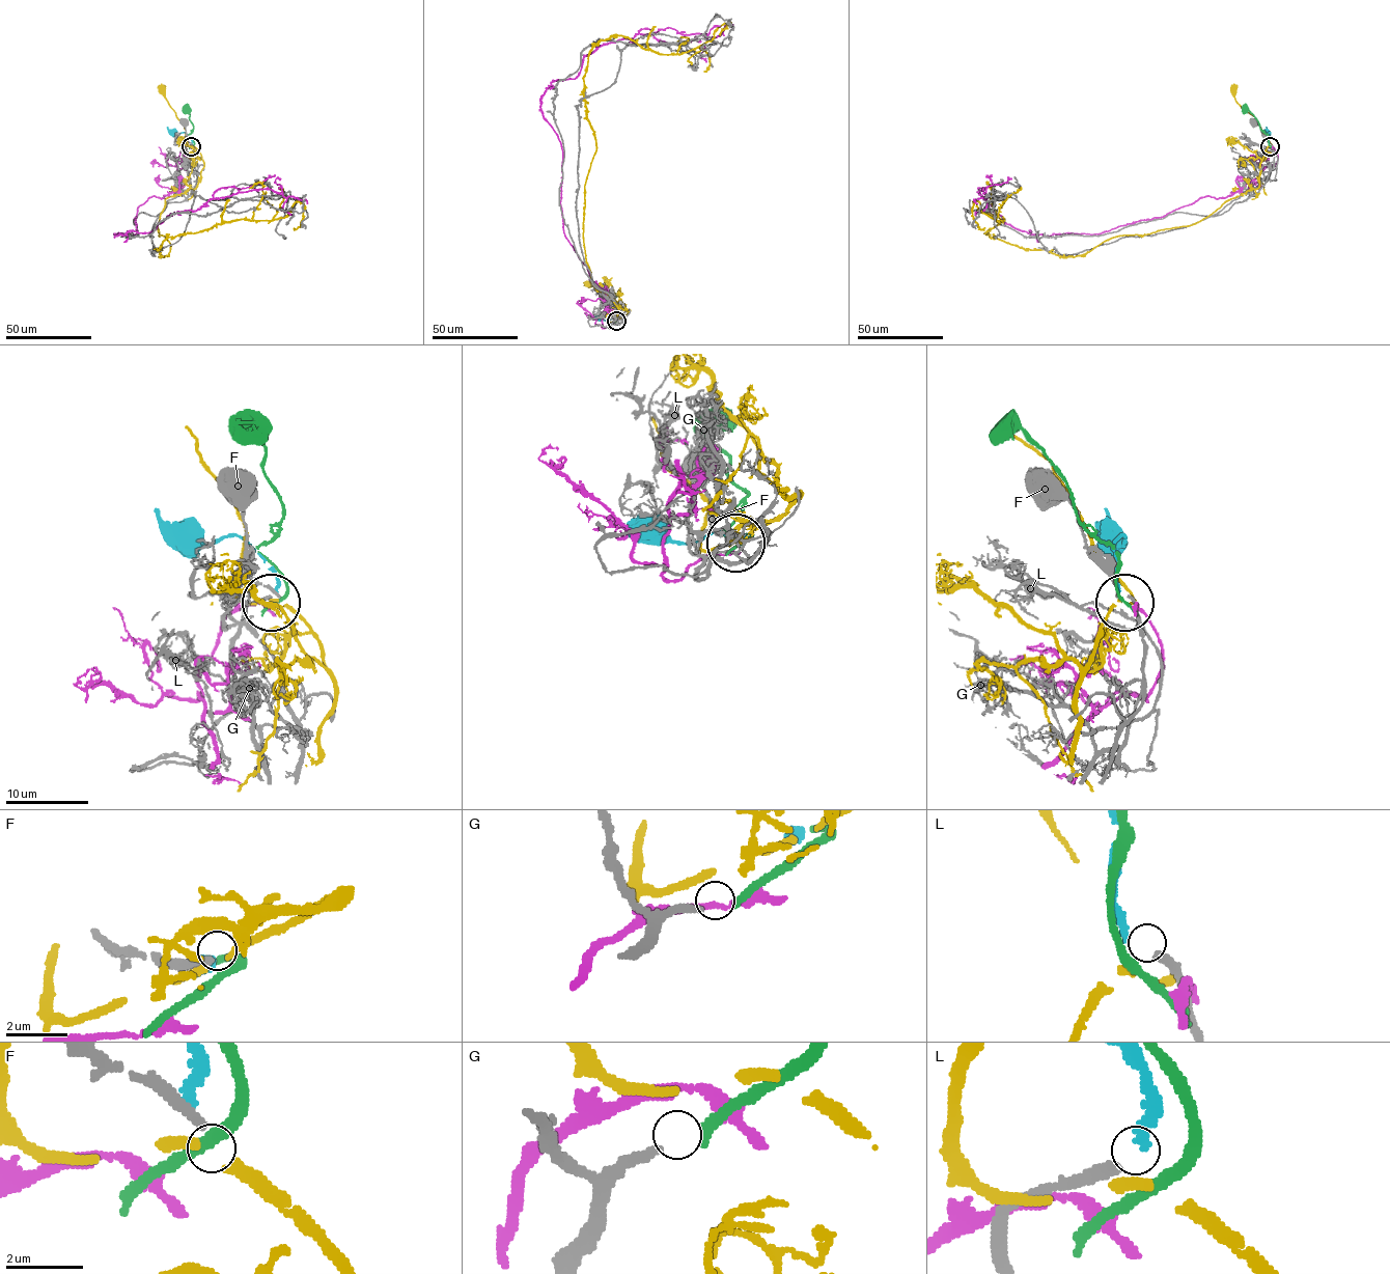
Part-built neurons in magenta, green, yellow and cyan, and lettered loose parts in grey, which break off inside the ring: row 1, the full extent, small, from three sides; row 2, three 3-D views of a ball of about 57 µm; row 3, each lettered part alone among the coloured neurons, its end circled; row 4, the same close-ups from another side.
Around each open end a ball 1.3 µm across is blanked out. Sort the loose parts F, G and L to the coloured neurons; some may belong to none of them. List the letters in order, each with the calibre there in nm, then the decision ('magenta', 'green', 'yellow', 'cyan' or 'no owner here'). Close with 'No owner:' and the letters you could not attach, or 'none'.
F: 280 nm thick; no owner here
G: 240 nm thick; green
L: 240 nm thick; no owner here
No owner: F, L

